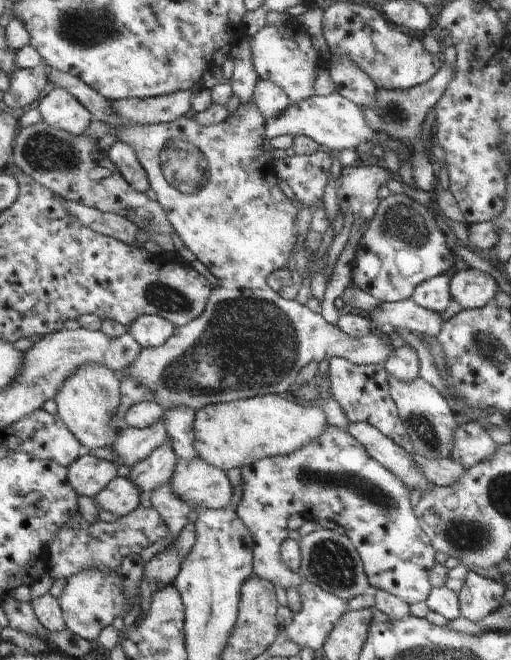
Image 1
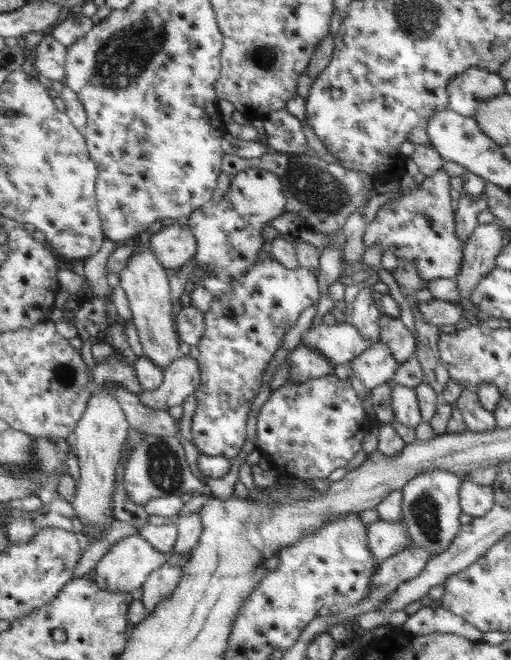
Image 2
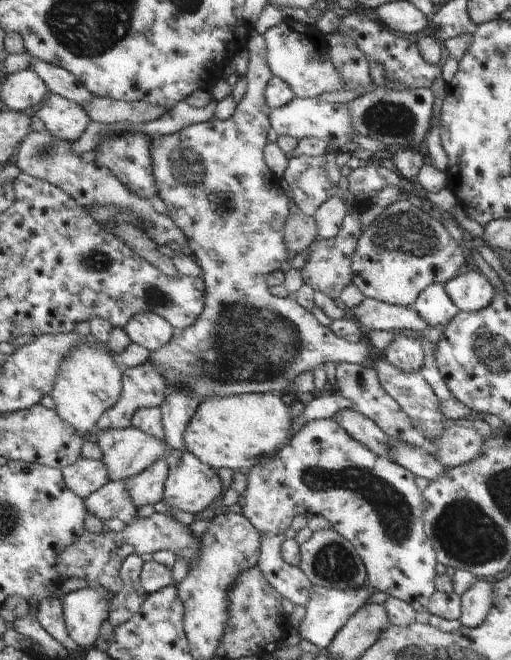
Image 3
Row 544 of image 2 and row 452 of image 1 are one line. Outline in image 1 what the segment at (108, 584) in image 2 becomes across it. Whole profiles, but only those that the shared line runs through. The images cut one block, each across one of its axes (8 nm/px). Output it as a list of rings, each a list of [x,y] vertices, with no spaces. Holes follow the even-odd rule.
[[[165,416],[159,424],[155,424],[153,428],[147,428],[147,430],[137,430],[137,428],[125,426],[117,434],[117,442],[113,442],[113,446],[111,446],[111,450],[119,458],[115,464],[135,468],[143,460],[151,458],[151,454],[155,450],[159,450],[167,440],[169,440],[169,430],[167,430]]]

